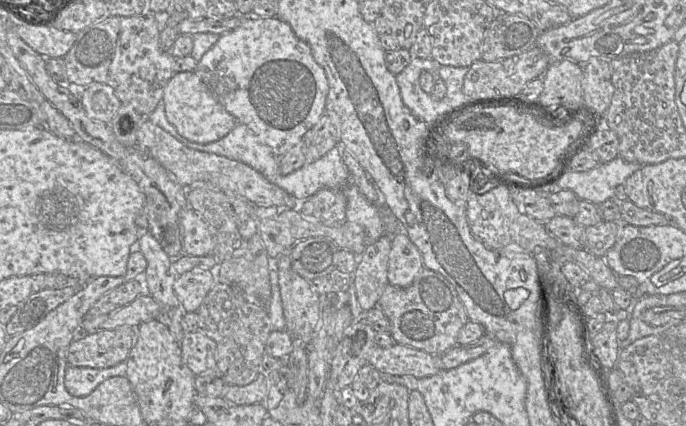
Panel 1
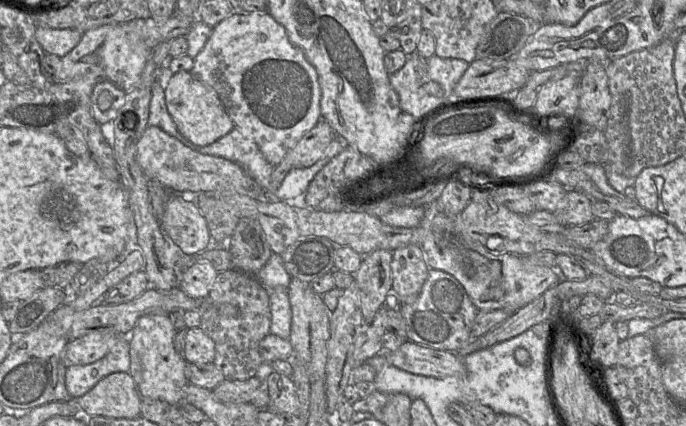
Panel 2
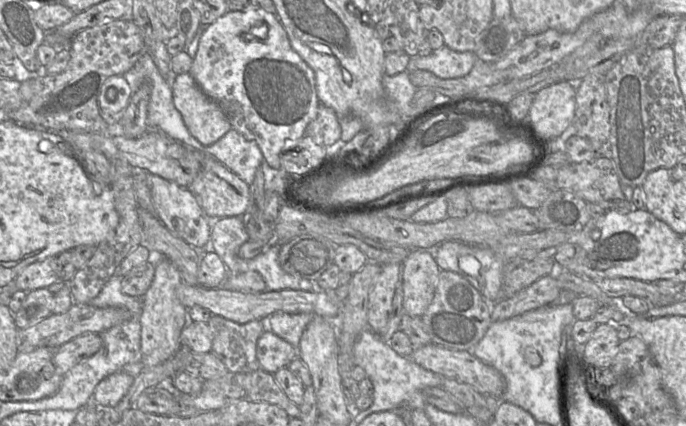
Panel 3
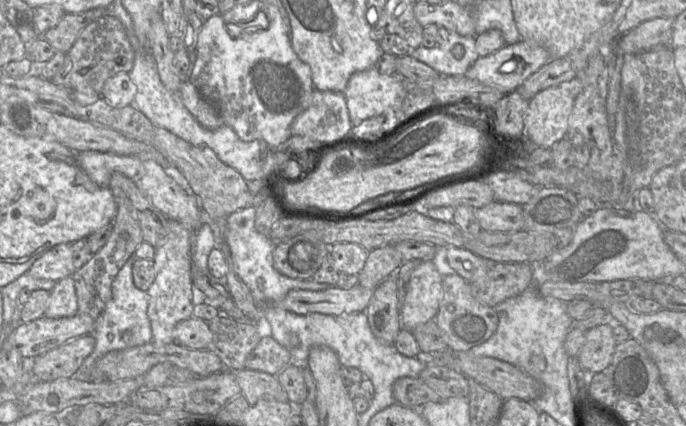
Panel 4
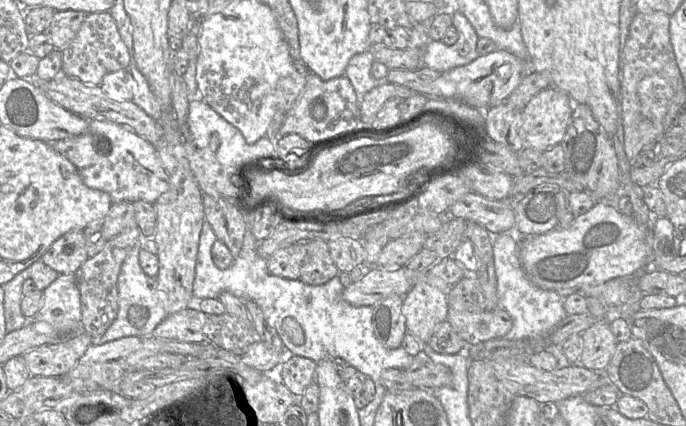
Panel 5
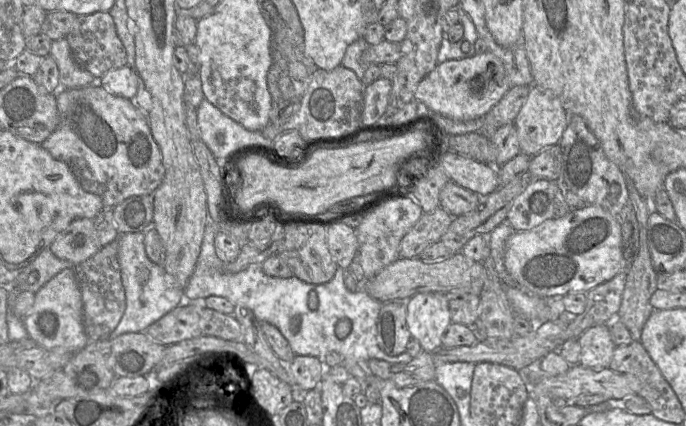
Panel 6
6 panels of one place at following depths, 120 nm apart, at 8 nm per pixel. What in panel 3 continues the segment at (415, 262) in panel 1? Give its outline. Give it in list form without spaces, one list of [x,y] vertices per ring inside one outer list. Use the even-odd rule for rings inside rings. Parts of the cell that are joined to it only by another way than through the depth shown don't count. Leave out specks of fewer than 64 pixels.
[[[411,250],[401,269],[404,314],[420,318],[433,300],[441,271],[434,250]]]

